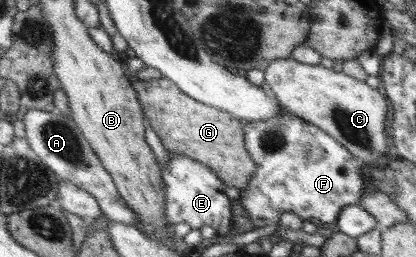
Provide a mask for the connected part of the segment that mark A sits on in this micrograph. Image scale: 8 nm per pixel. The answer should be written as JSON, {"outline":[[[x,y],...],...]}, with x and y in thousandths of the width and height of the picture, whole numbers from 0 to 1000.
{"outline":[[[132,420],[123,432],[72,424],[72,432],[63,432],[55,475],[63,510],[60,537],[77,588],[142,696],[178,708],[188,728],[202,732],[202,743],[219,747],[236,778],[248,837],[264,848],[267,860],[317,879],[337,868],[325,821],[298,786],[298,770],[281,747],[281,728],[260,661],[245,642],[171,447],[154,447]]]}

